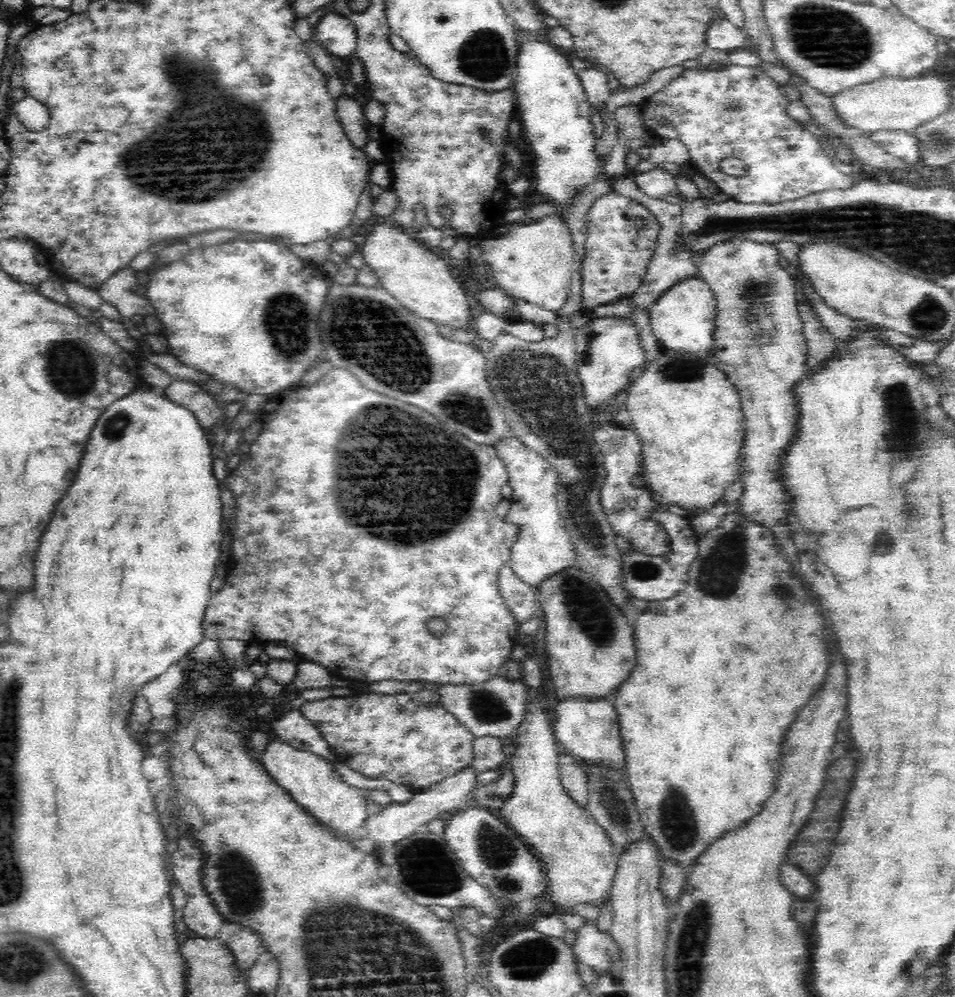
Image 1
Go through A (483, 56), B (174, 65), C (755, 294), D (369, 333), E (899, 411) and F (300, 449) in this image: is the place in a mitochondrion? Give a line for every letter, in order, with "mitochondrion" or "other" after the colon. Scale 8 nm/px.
A: mitochondrion
B: mitochondrion
C: mitochondrion
D: mitochondrion
E: mitochondrion
F: other

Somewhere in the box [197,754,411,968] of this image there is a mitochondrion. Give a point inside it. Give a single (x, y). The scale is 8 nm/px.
(239, 882)

